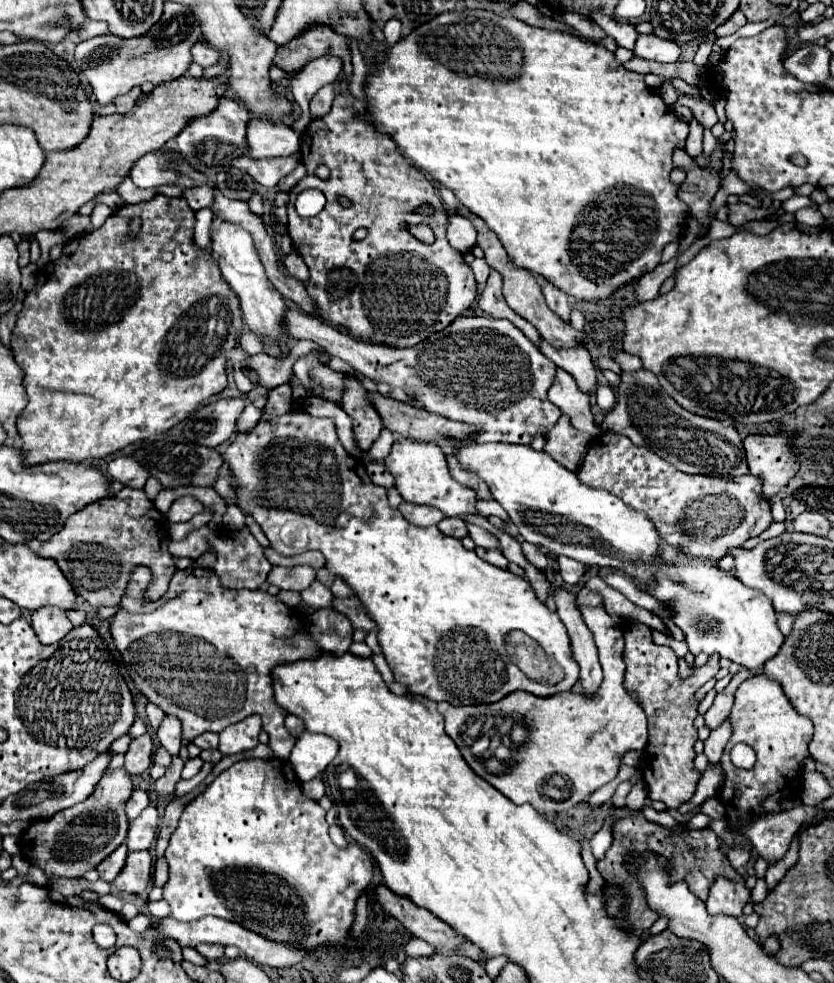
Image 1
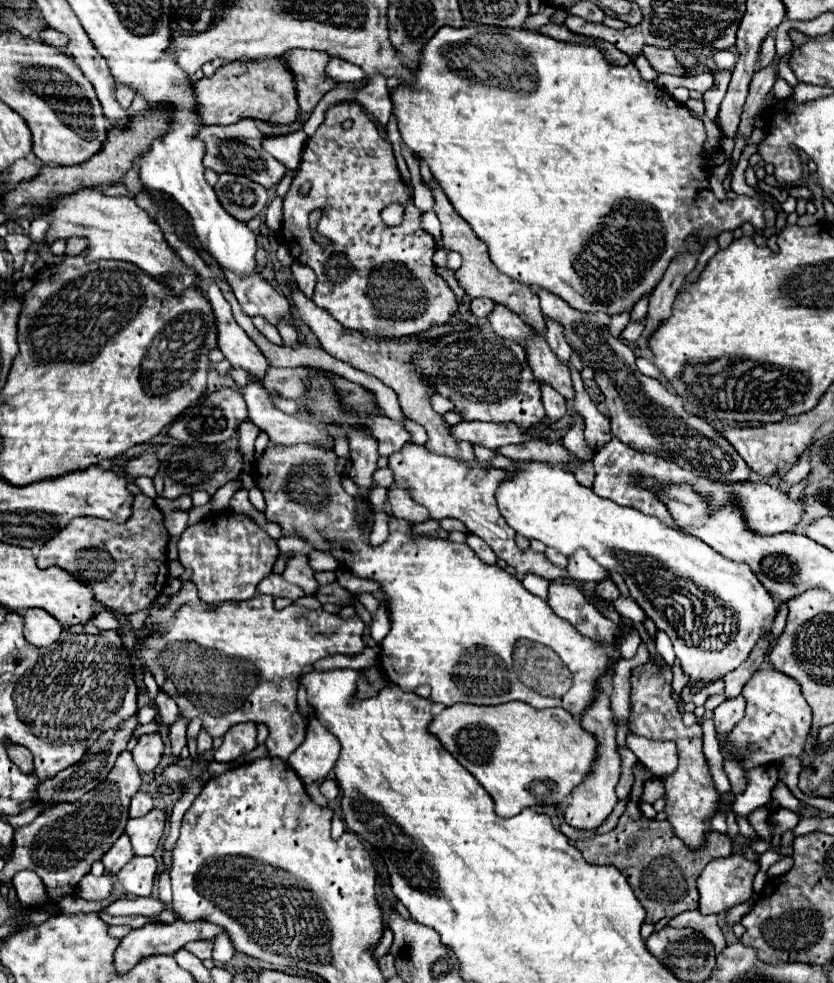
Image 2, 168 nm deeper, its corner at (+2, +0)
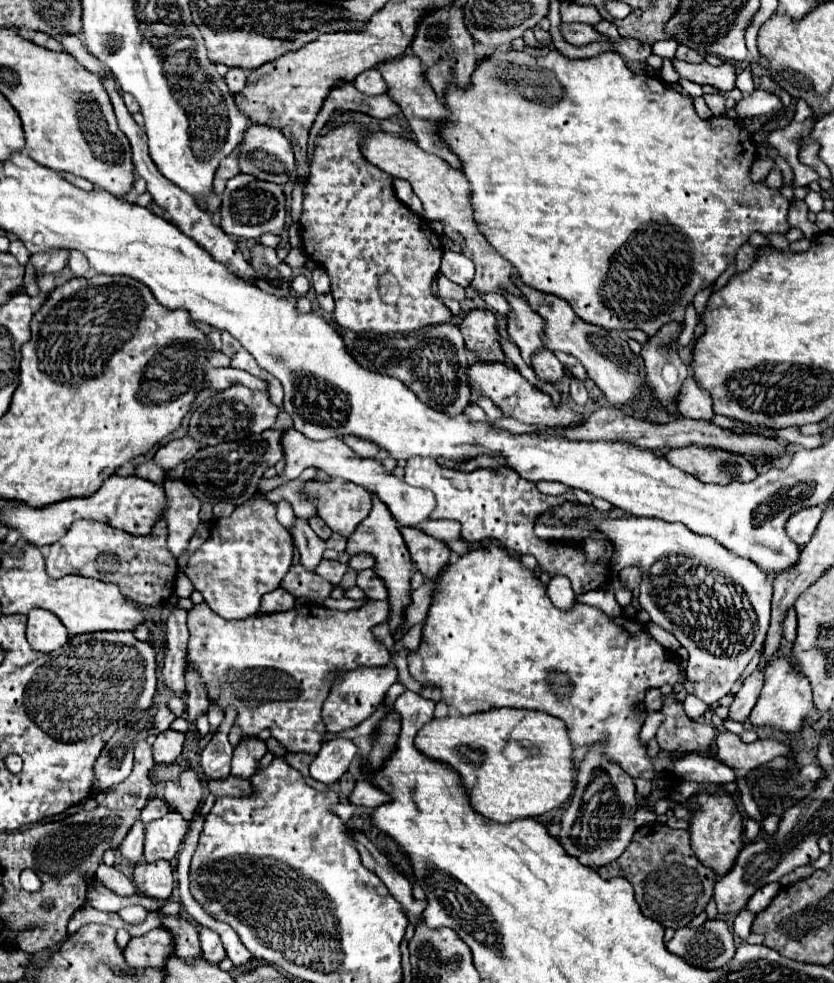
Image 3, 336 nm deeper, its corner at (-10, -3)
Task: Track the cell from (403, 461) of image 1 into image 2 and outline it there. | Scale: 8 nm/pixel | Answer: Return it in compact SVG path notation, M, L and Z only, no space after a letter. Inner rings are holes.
M406 443L400 451L390 455L390 469L394 471L394 485L408 489L412 499L424 505L430 511L430 519L452 517L466 525L468 533L482 537L498 559L504 559L508 565L514 565L520 575L534 573L548 581L566 579L568 573L564 567L552 565L544 553L536 553L534 549L518 549L514 543L514 531L508 527L504 517L496 507L496 487L500 487L500 479L504 479L506 471L500 469L484 469L480 463L460 463L458 459L430 453L426 447L416 443Z

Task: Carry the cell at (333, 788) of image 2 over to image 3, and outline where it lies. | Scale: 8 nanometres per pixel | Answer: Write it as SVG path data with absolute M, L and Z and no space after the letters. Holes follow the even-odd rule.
M358 780L356 788L352 790L352 794L348 796L350 804L360 804L360 806L376 806L376 802L384 802L384 794L380 794L380 790L368 786L368 782Z

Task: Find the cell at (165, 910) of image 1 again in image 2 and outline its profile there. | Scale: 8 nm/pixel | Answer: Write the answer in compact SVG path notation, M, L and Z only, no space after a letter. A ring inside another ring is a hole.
M138 897L138 899L118 899L106 911L110 915L146 915L146 917L156 917L164 909L164 903L154 897Z

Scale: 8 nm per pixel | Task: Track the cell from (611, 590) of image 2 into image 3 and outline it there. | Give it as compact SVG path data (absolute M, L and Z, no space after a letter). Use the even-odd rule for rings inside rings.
M624 568L620 572L620 584L624 588L628 588L628 590L634 590L634 588L640 586L640 576L642 576L640 570L636 570L636 568Z

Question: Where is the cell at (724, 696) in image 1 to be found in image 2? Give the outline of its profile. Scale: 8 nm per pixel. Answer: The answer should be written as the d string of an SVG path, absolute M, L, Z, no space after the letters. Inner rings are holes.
M770 637L768 639L760 639L760 643L756 643L756 651L752 651L752 655L734 671L730 671L726 677L724 677L724 691L726 691L726 697L734 697L734 695L740 695L742 693L742 687L746 685L746 681L752 677L754 671L760 669L760 665L764 663L764 657L766 657L766 651L770 649Z

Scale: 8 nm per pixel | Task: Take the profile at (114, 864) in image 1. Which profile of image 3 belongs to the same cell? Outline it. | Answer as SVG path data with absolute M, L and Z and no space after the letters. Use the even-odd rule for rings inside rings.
M138 820L136 826L132 826L132 830L128 832L128 838L124 838L124 842L120 844L120 854L126 862L130 864L138 864L142 860L144 854L144 824Z

